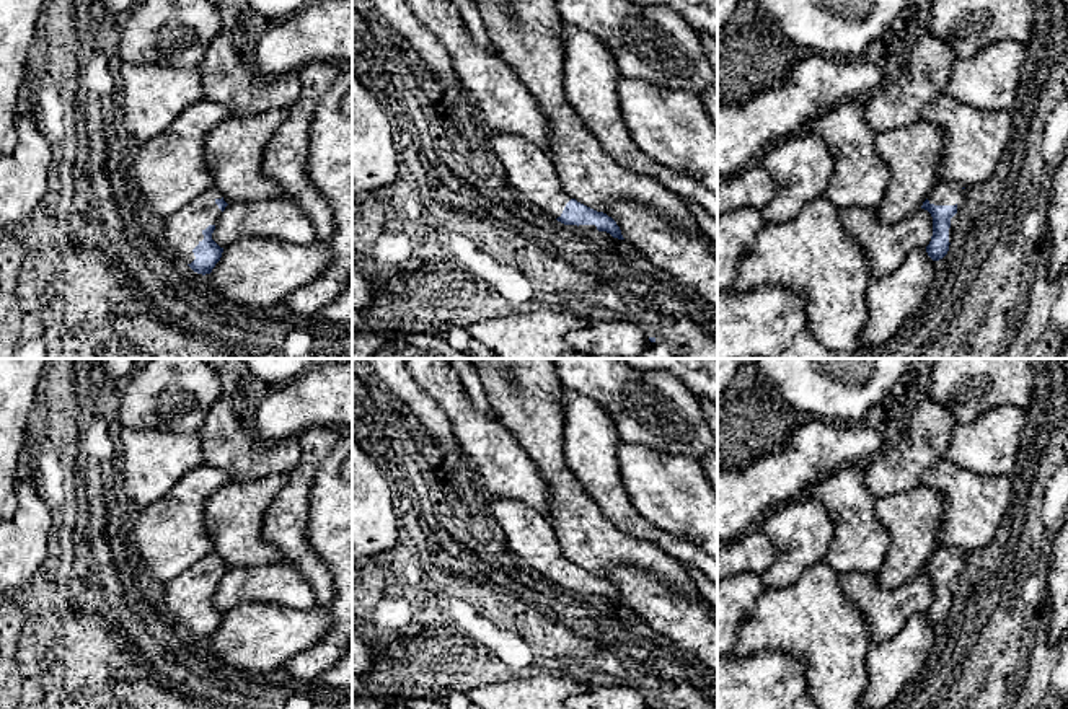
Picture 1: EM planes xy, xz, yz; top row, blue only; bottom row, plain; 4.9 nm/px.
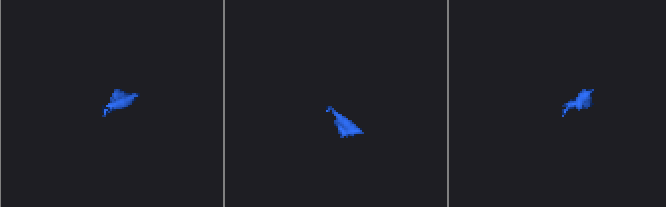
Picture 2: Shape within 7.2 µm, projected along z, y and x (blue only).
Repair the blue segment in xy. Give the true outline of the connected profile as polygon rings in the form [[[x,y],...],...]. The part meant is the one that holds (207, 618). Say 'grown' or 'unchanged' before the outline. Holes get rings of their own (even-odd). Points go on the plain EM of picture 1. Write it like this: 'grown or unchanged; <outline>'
grown; [[[205,556],[163,583],[170,614],[197,639],[210,639],[223,613],[214,605],[215,590],[228,569],[217,556]]]

